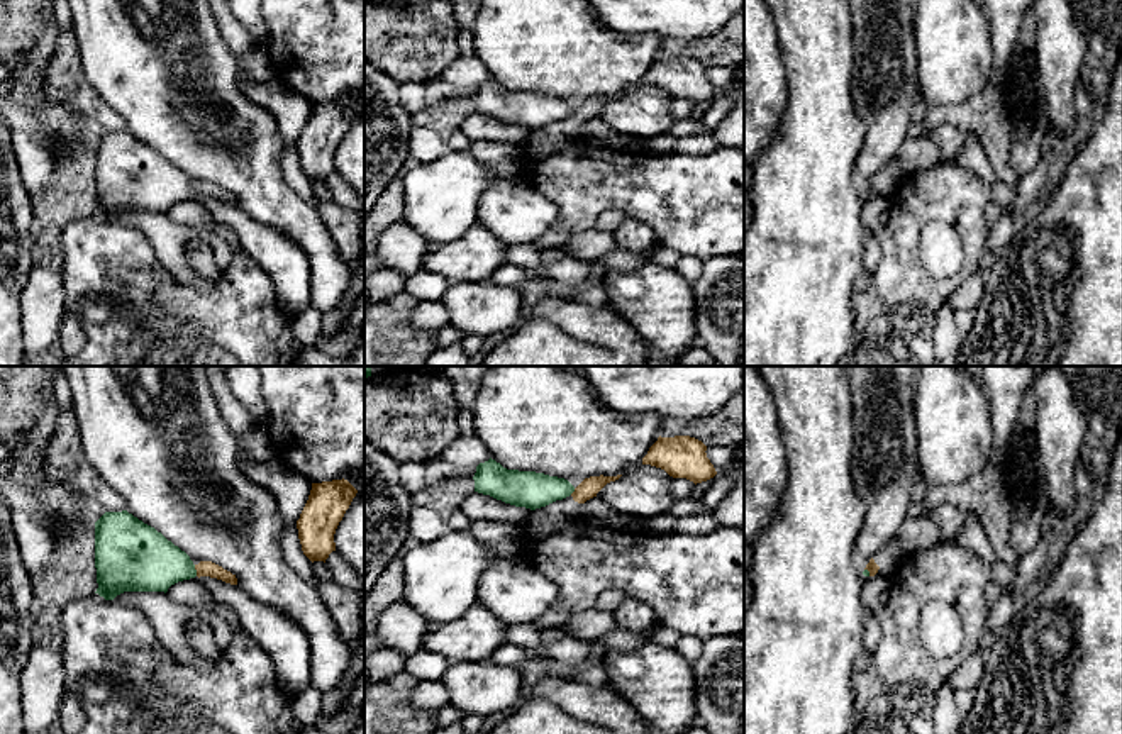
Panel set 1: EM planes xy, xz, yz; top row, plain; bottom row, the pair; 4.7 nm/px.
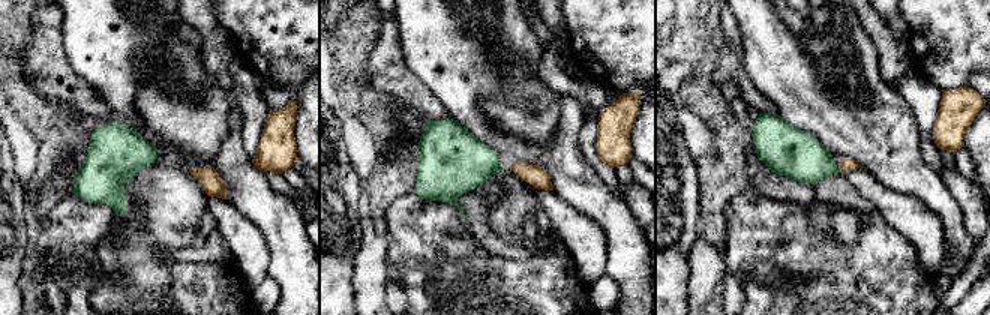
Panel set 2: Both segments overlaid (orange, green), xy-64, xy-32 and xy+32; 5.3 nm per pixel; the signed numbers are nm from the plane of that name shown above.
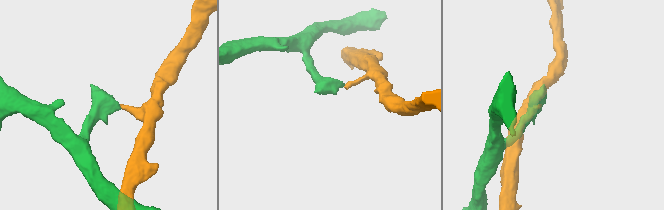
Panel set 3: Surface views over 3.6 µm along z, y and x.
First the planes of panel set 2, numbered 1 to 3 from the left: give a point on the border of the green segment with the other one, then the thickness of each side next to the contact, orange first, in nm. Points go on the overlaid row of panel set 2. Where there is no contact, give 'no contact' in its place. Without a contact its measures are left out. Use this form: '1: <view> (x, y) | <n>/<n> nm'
1: no contact
2: no contact
3: no contact

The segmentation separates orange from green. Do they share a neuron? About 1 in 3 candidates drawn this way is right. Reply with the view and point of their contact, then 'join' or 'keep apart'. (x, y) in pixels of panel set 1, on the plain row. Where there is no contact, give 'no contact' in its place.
xy (195, 189) | keep apart

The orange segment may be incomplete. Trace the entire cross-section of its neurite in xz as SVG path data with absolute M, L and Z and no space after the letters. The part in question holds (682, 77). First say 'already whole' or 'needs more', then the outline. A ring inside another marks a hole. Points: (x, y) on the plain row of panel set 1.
already whole; M659 56L642 78L642 85L661 88L673 98L686 98L697 105L717 95L705 71L707 66L690 56Z

